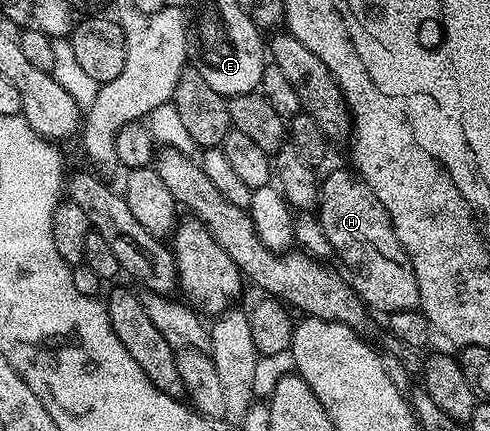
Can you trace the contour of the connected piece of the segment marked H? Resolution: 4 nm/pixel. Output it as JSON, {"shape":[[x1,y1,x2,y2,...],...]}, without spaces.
{"shape":[[352,170,349,171,333,171,319,183,319,220,322,231,332,247,332,254,336,257,338,255,342,265,349,270,348,282,366,308,373,310,374,307,377,311,385,311,384,313,414,310,421,301,419,285,415,281,415,269,395,233,391,217,387,209,383,209,383,201,375,197,375,193,365,184,364,179]]}

